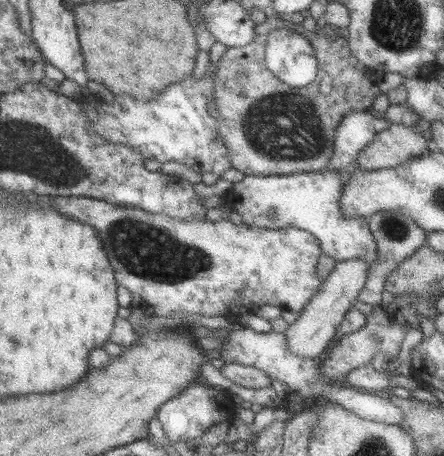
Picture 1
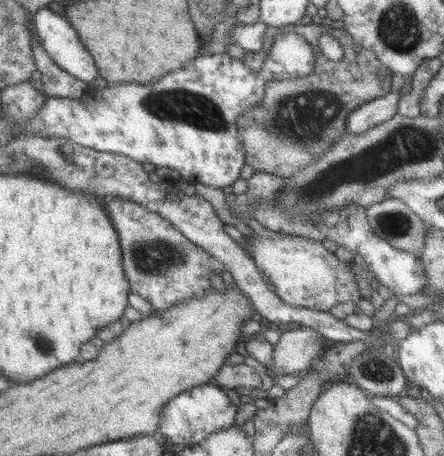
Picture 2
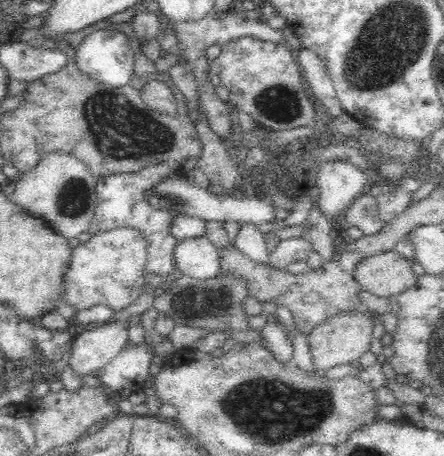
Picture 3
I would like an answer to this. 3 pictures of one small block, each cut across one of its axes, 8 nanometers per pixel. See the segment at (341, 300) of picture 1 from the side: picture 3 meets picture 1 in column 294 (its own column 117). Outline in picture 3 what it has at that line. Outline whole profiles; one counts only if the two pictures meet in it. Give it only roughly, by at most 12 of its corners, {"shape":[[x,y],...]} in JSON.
{"shape":[[128,322],[86,330],[70,342],[70,370],[84,378],[124,346]]}

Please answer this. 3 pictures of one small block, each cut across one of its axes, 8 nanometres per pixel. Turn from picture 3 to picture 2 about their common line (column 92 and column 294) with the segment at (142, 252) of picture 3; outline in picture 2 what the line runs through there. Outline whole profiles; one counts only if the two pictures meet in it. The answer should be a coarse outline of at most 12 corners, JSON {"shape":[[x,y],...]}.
{"shape":[[249,236],[249,254],[289,304],[361,302],[351,264],[303,236]]}

